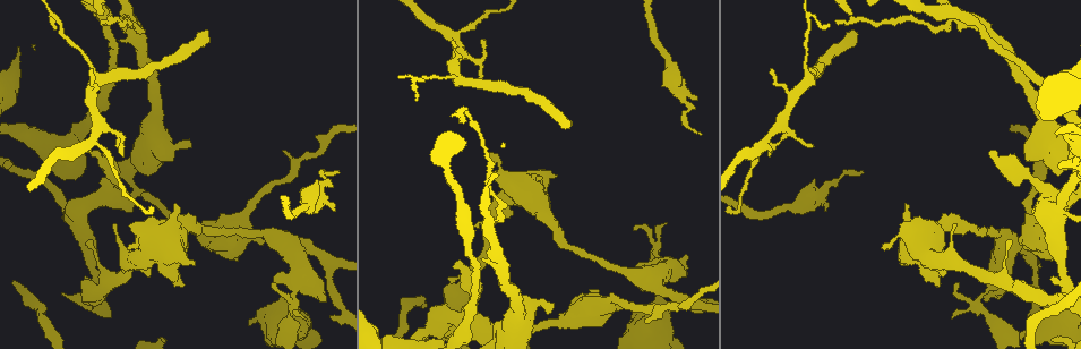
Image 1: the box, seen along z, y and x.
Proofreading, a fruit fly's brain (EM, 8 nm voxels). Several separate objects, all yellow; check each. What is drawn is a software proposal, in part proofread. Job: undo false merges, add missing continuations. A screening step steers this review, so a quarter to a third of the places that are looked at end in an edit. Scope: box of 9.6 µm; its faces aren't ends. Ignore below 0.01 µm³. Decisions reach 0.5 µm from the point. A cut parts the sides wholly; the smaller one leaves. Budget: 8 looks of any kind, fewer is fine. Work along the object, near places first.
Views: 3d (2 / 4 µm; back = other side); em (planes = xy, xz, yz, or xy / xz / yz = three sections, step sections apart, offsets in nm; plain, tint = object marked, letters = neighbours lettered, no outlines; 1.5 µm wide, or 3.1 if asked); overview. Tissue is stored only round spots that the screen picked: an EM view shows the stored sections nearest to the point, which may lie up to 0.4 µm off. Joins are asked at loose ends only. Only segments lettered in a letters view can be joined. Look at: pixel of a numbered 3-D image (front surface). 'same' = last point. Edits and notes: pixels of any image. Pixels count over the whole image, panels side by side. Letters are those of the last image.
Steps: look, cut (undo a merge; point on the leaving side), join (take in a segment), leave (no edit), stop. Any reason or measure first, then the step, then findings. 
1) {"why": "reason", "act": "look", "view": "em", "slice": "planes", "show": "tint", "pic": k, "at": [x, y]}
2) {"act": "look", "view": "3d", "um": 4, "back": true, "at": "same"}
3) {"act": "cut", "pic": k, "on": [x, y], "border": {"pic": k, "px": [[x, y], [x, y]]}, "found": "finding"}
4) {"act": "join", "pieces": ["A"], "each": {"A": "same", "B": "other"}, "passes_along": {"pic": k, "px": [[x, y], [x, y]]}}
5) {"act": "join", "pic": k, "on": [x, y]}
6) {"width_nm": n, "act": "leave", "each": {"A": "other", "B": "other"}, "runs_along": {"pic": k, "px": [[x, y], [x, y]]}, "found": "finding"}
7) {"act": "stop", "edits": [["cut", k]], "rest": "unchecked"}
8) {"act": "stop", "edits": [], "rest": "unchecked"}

{"why": "calibre changes", "act": "look", "view": "em", "slice": "planes", "show": "letters", "pic": 1, "at": [1018, 333]}

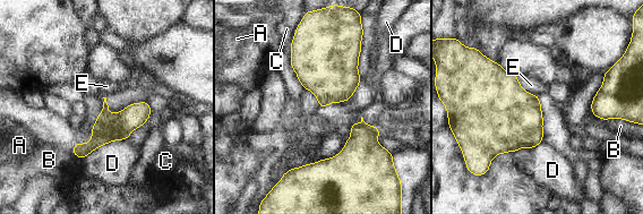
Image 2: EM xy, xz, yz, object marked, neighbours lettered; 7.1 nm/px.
{"act": "leave", "each": {"A": "other", "B": "other", "C": "other", "D": "other", "E": "other"}, "runs_along": {"pic": 2, "px": [[146, 105], [77, 153]]}, "found": "continuous, no second cell"}

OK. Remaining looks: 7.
{"why": "thin end", "act": "look", "view": "em", "slice": "planes", "show": "letters", "pic": 1, "at": [52, 25]}

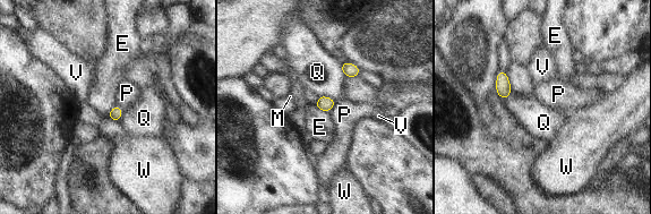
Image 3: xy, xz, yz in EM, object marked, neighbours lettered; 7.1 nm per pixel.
{"width_nm": 80, "act": "leave", "each": {"E": "other", "M": "other", "P": "other", "Q": "other", "V": "other", "W": "other"}, "found": "no lettered segment goes on from it"}

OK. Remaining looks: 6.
{"act": "look", "view": "em", "slice": "yz", "step": 4, "show": "tint", "pic": 1, "at": [206, 29]}

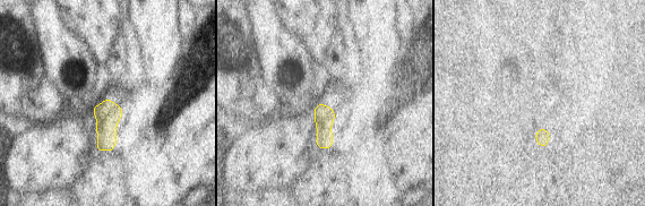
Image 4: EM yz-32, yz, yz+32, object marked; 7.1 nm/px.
{"why": "what lies round it", "act": "look", "view": "em", "slice": "yz", "step": 4, "show": "letters", "at": "same"}

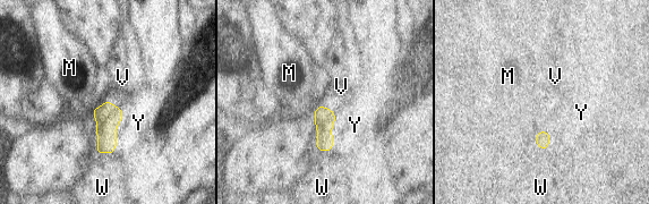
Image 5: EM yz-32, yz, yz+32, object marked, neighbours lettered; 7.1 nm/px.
{"width_nm": 140, "act": "join", "pieces": ["Y"], "each": {"M": "other", "V": "other", "W": "other", "Y": "same"}, "found": "it goes on there"}

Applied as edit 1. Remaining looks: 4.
{"act": "stop", "edits": [["join", 5]], "rest": "unchecked"}

